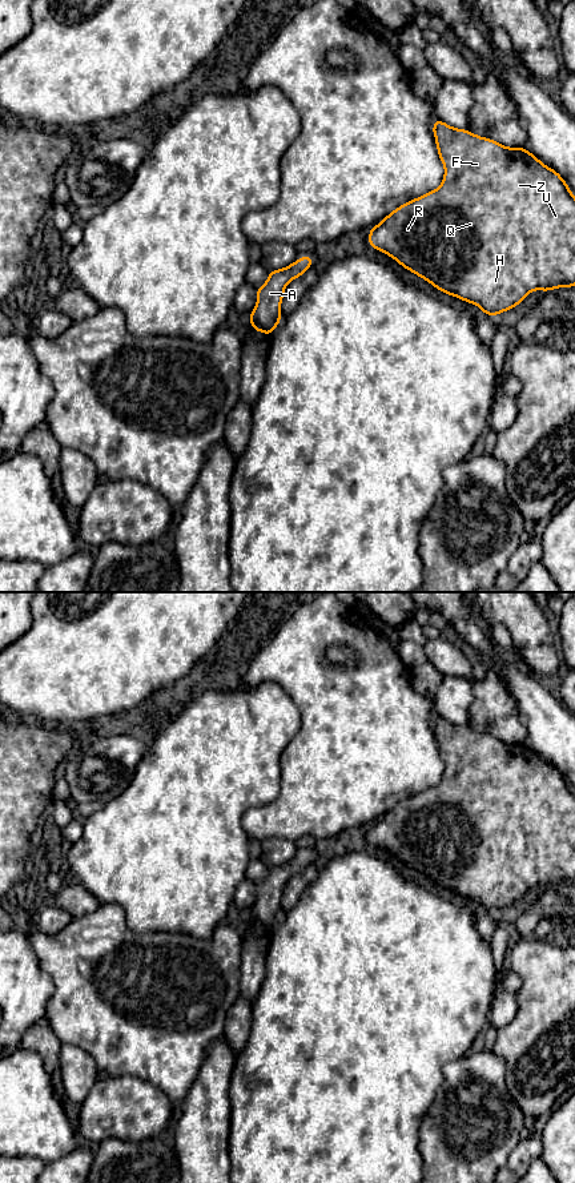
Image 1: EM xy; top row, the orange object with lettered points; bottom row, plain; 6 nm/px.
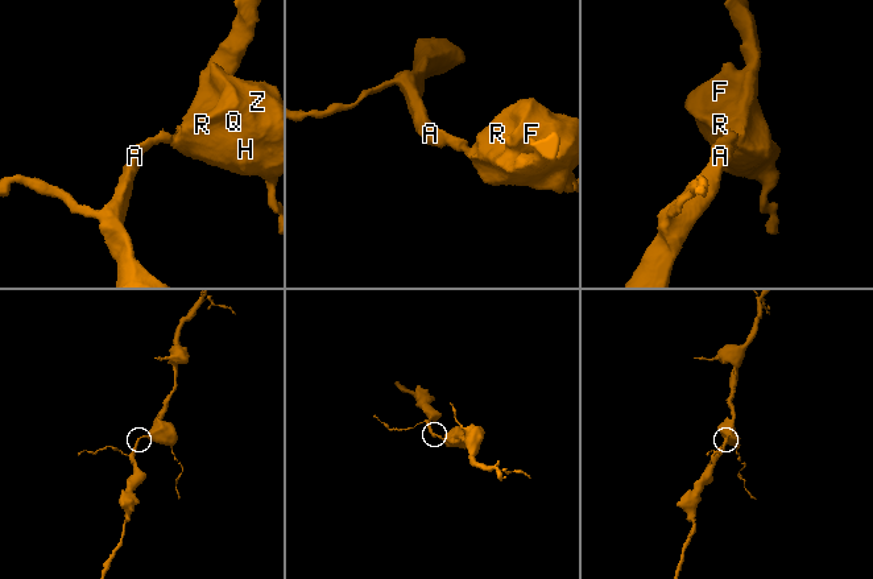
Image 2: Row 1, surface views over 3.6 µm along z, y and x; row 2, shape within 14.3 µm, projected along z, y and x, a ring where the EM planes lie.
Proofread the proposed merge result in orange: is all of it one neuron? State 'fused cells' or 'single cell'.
single cell

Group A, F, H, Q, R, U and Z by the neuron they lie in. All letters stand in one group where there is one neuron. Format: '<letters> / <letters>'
A F H Q R U Z

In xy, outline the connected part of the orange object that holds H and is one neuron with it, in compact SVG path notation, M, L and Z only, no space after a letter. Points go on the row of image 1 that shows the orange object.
M437 118L433 133L445 176L438 189L414 198L369 232L369 245L445 294L496 317L518 306L532 290L575 286L575 196L562 176L523 148L503 146Z

